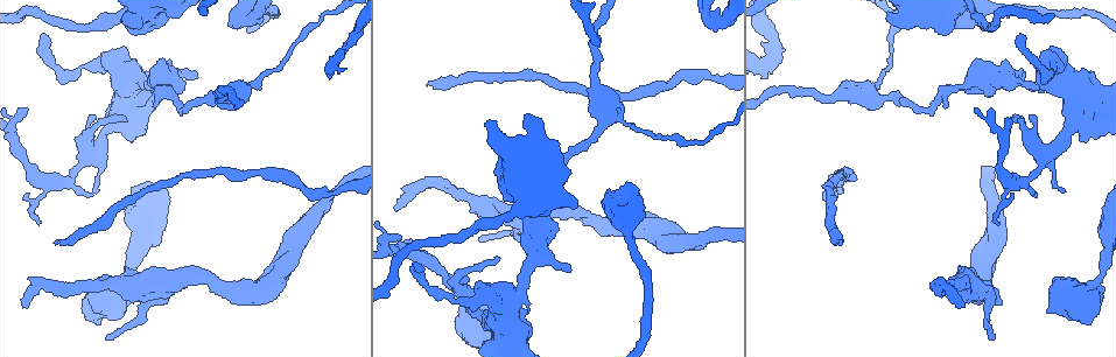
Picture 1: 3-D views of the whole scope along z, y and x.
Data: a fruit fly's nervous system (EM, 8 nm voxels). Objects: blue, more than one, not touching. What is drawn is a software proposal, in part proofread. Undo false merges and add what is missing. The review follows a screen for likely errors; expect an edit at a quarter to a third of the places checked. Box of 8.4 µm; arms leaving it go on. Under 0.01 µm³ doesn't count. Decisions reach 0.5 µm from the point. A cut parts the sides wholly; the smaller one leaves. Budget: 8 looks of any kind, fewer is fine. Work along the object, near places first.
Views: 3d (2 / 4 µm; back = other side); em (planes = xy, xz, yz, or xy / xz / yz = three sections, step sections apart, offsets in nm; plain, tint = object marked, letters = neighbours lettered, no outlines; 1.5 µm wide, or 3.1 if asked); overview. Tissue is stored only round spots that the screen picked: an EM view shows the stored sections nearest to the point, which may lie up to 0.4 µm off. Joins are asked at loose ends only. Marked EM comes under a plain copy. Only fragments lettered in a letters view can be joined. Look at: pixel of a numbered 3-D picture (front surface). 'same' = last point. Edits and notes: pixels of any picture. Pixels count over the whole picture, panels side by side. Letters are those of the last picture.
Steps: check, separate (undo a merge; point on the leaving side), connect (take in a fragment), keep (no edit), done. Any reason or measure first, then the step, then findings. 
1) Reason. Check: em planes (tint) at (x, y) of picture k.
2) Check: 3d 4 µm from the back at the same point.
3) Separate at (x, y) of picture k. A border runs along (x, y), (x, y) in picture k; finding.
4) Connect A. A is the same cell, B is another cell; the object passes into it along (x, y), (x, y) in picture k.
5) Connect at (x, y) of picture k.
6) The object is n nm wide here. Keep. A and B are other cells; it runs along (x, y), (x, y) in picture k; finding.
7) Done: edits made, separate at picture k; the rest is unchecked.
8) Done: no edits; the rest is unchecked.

An open end. Check: em planes (letters) at (59, 240) of picture 1.

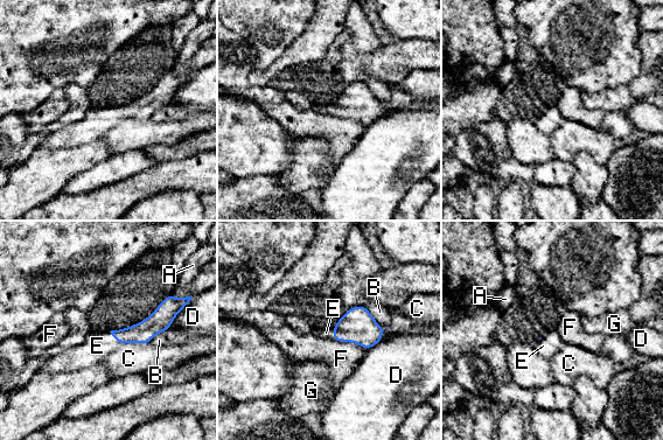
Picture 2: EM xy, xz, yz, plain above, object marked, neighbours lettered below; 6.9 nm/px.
Connect E. E is the same cell, A, B, C, D, F and G are other cells; the object passes into it along (357, 326), (333, 333), (326, 333) in picture 2; the neuron continues.

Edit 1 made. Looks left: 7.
See it whole again. Check: overview.

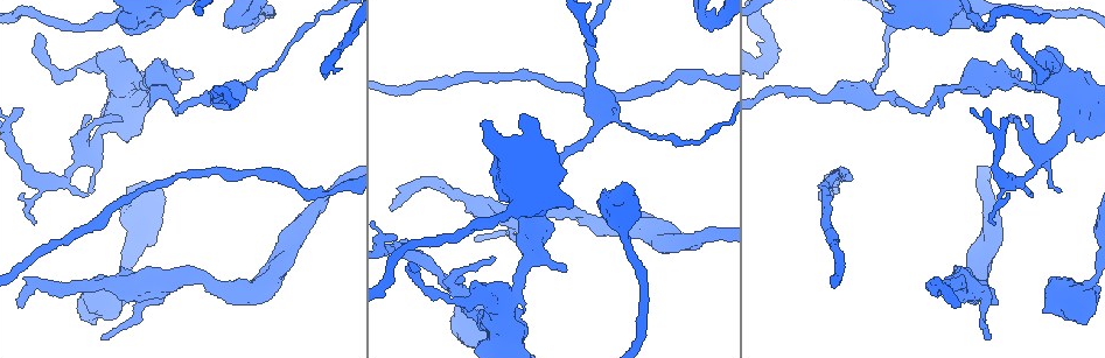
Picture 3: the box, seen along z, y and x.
Four arms meet. Check: em planes (letters) at (966, 278) of picture 3.

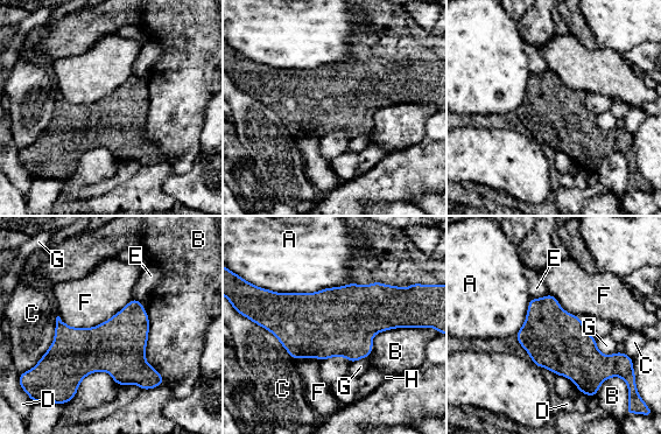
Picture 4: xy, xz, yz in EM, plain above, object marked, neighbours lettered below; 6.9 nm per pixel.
Keep. A, B, C, D, E, F, G and H are other cells; continuous, no second neuron.

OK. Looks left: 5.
Calibre changes. Check: 3d 2 µm at (1005, 81) of picture 3.

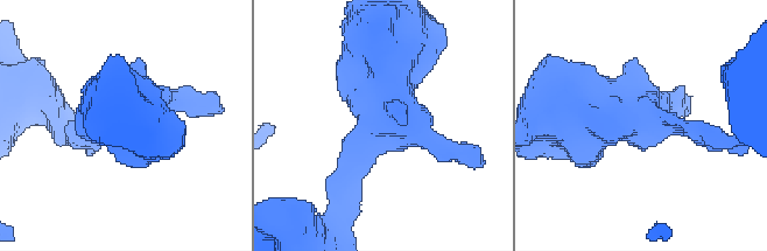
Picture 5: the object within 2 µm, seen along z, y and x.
Now the EM. Check: em planes (tint) at (385, 124) of picture 5.

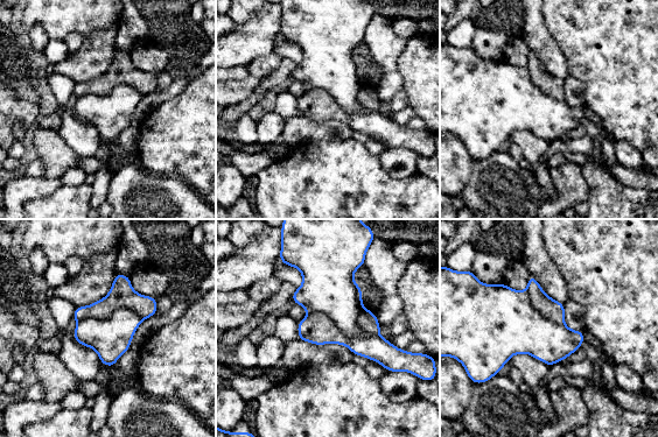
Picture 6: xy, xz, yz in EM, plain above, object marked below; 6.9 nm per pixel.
What lies round it. Check: em planes (letters) at the same point.

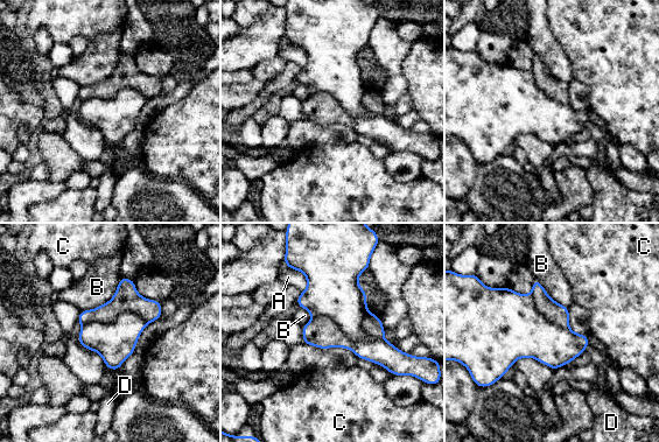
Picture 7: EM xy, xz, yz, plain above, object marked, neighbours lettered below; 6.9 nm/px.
Separate at (114, 342) of picture 7. A, B, C and D are other cells; a border runs along (147, 322), (121, 311), (82, 325) in picture 7; two neurons meet here.

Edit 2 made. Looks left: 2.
Done: edits made, connect at picture 2, separate at picture 7; the rest is unchecked.

